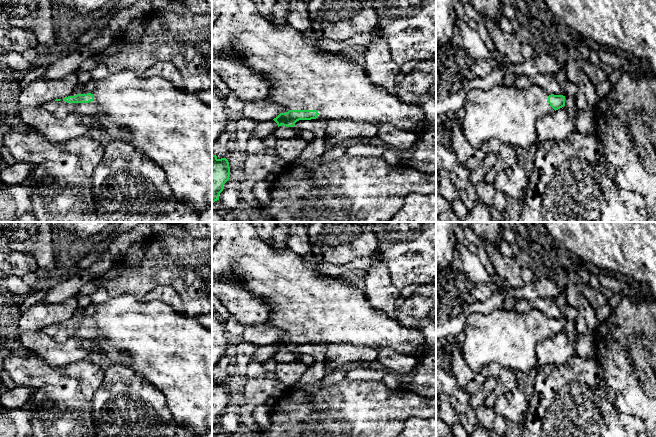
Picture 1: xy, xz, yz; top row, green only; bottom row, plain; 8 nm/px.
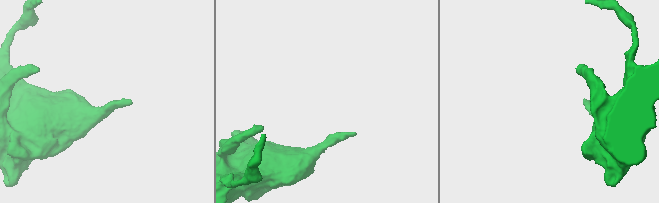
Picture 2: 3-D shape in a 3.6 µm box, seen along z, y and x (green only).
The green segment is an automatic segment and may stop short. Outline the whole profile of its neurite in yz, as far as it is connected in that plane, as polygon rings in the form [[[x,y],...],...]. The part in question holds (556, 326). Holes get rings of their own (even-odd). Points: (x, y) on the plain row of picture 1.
[[[502,309],[487,315],[470,314],[459,337],[459,344],[465,362],[475,373],[480,373],[483,367],[497,362],[501,368],[509,368],[518,374],[527,374],[532,368],[538,367],[536,346],[564,330],[565,320],[549,319],[538,309],[525,313]]]

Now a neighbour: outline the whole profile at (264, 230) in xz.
[[[249,222],[257,231],[257,234],[264,241],[273,243],[272,232],[280,225],[279,222]]]

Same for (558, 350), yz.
[[[566,331],[540,342],[536,346],[538,366],[547,364],[562,365],[576,355],[575,346],[569,341]]]

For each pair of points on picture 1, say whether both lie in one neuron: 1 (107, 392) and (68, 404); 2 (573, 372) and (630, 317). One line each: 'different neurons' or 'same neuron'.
1: different neurons
2: different neurons

